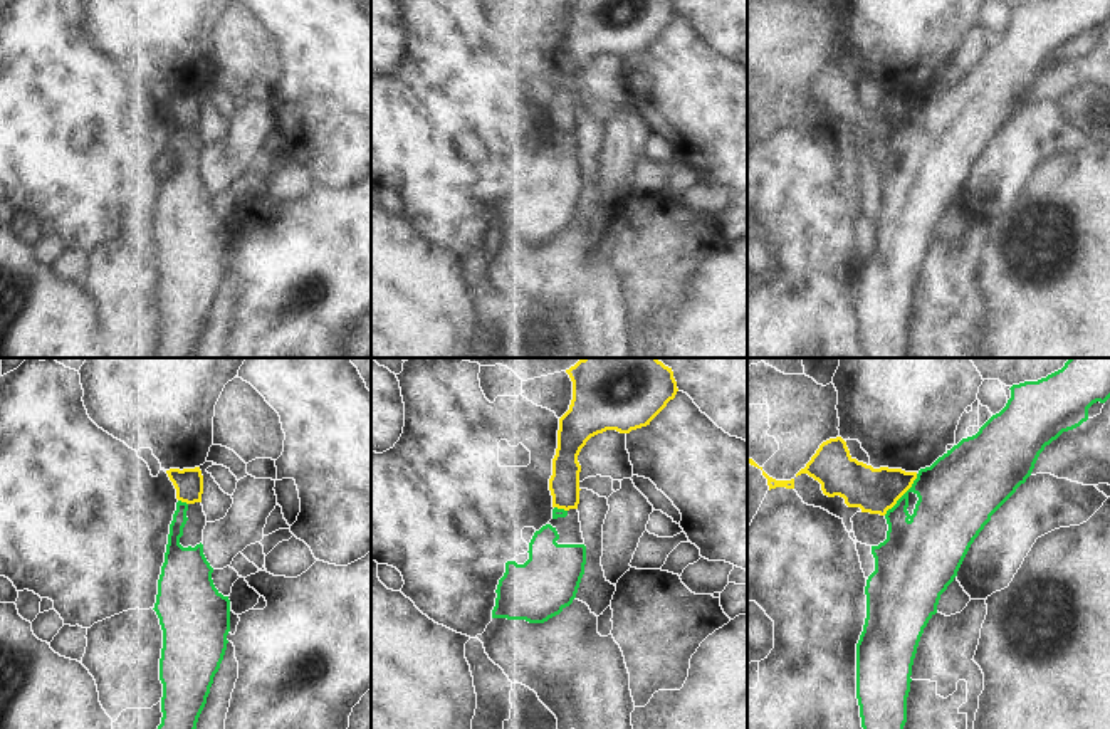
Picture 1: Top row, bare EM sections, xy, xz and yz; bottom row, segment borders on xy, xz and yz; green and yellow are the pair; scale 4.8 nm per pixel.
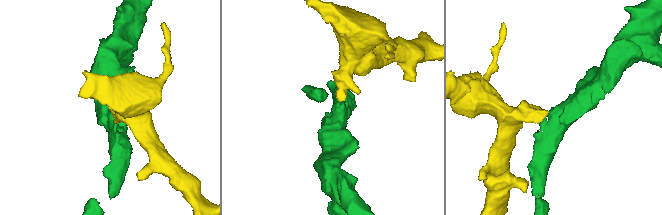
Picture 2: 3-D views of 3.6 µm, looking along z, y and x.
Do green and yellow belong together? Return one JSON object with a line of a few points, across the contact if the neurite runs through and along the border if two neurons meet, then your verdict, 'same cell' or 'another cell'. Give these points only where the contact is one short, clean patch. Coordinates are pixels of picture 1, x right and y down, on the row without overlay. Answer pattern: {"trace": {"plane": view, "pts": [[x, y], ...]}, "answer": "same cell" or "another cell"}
{"trace": {"plane": "yz", "pts": [[917, 98], [912, 110], [884, 138]]}, "answer": "another cell"}

